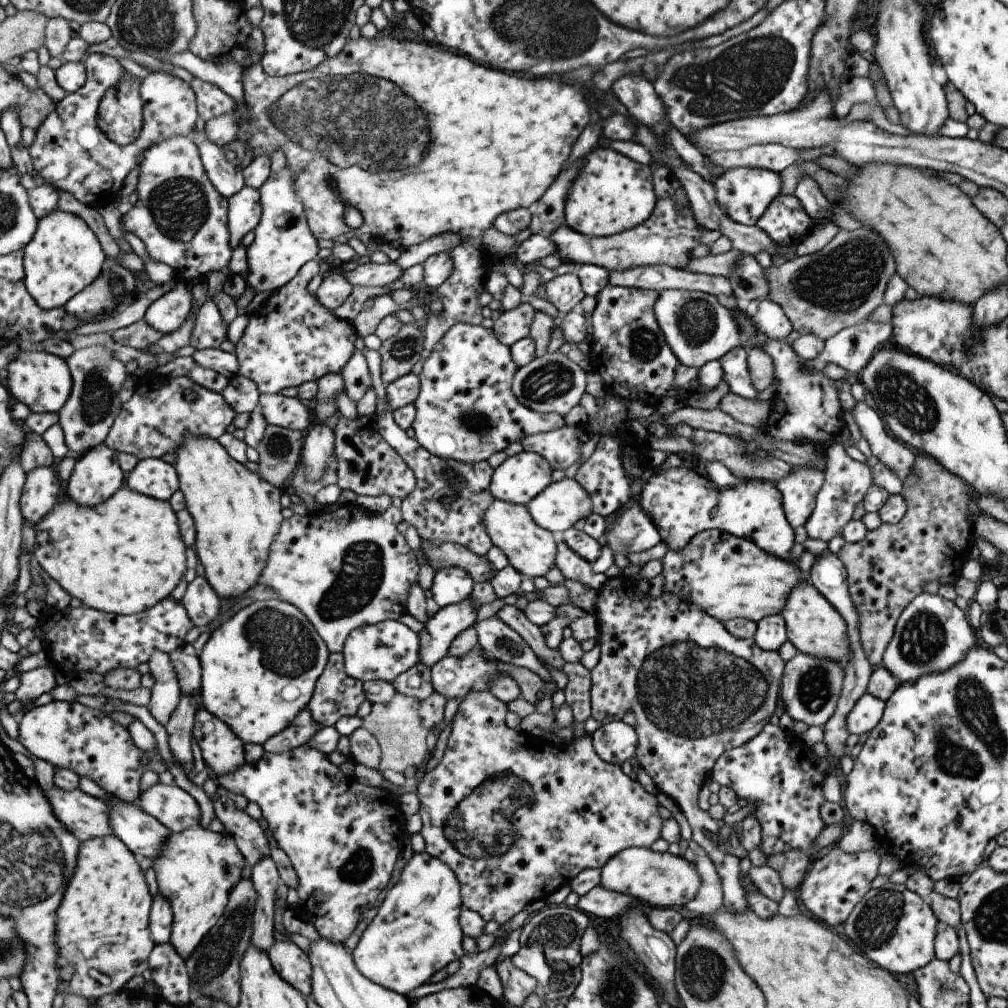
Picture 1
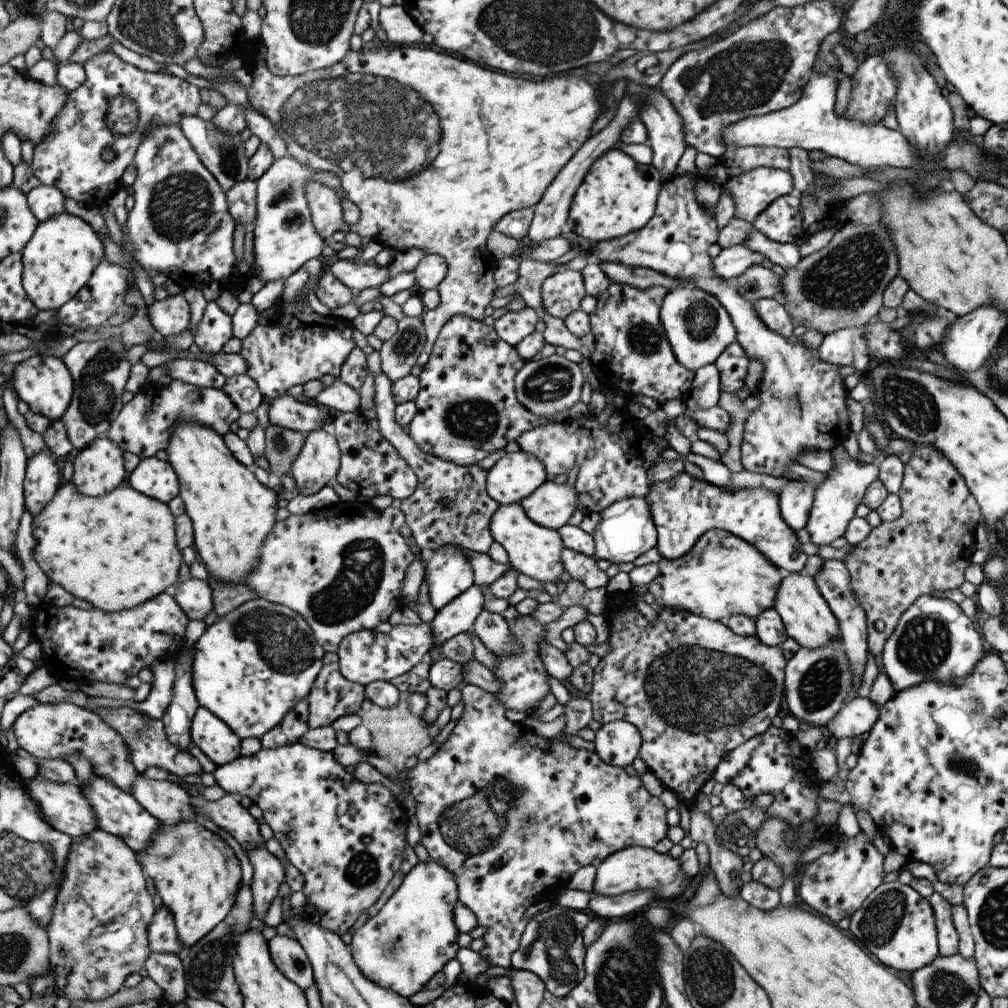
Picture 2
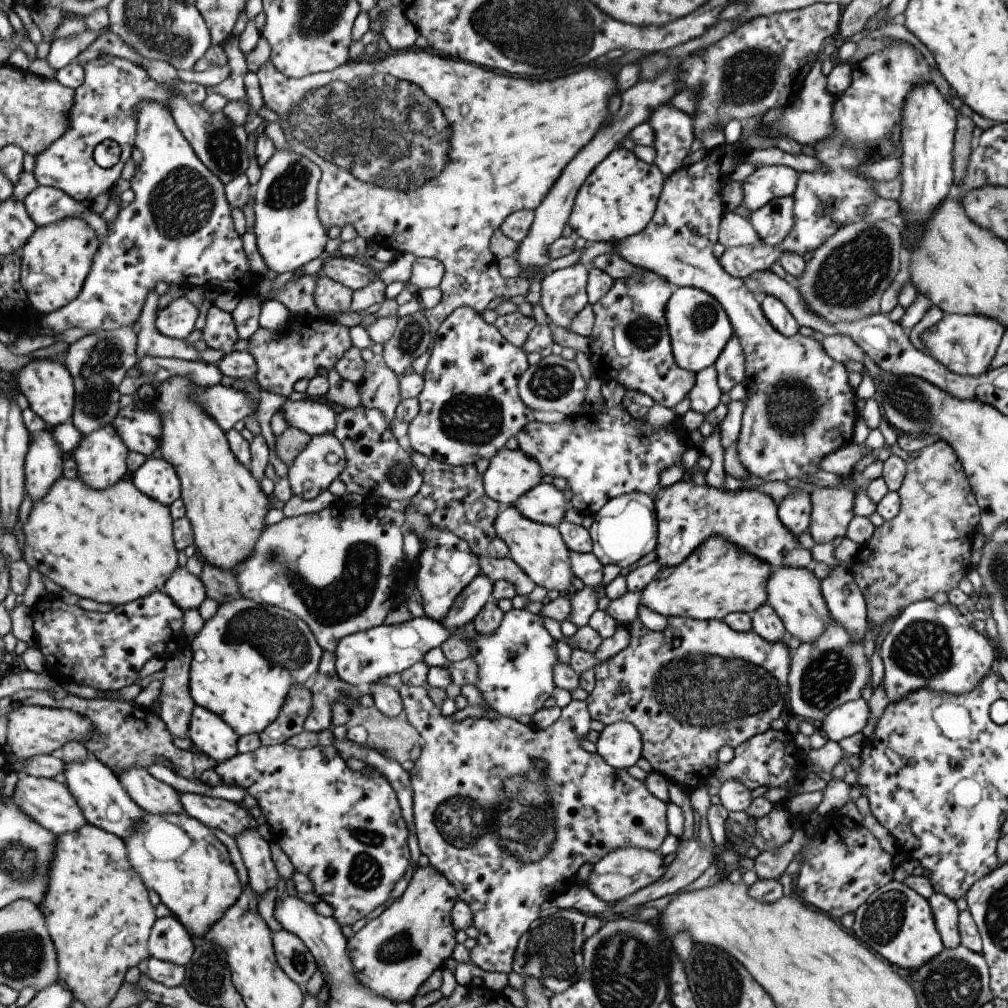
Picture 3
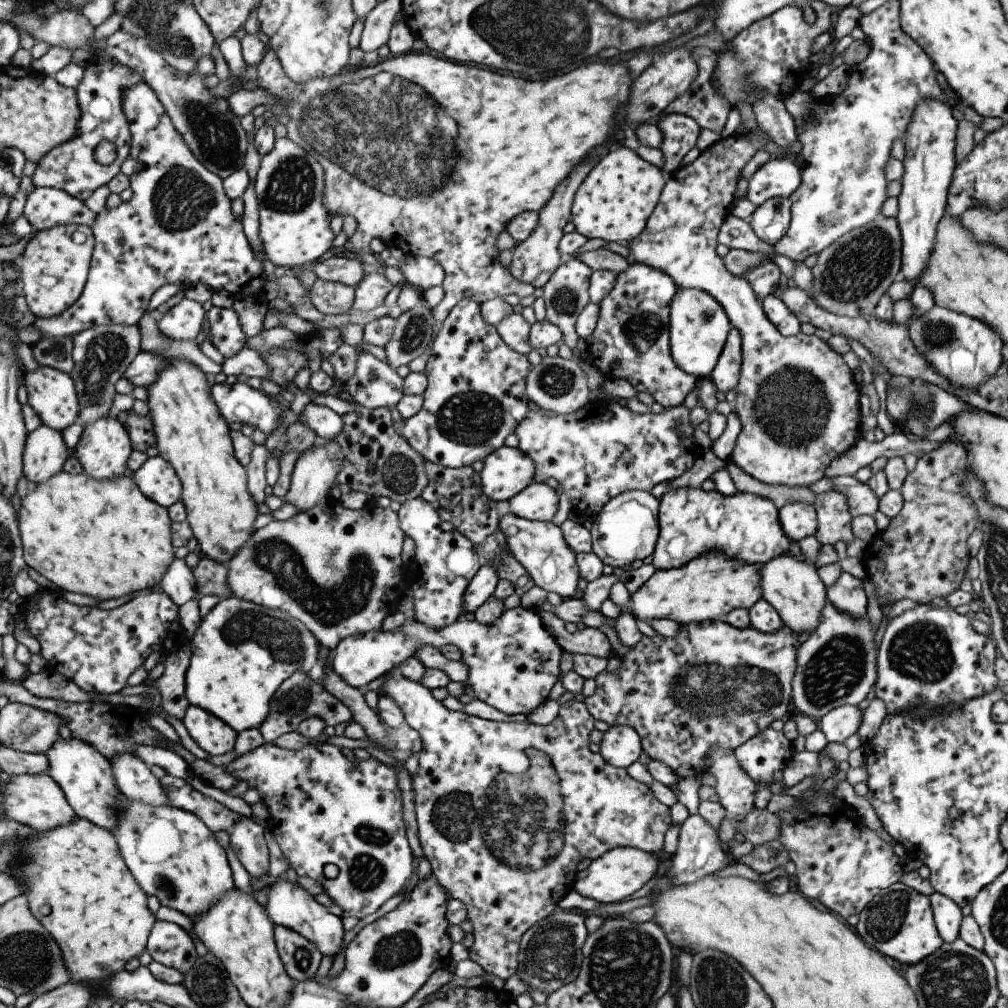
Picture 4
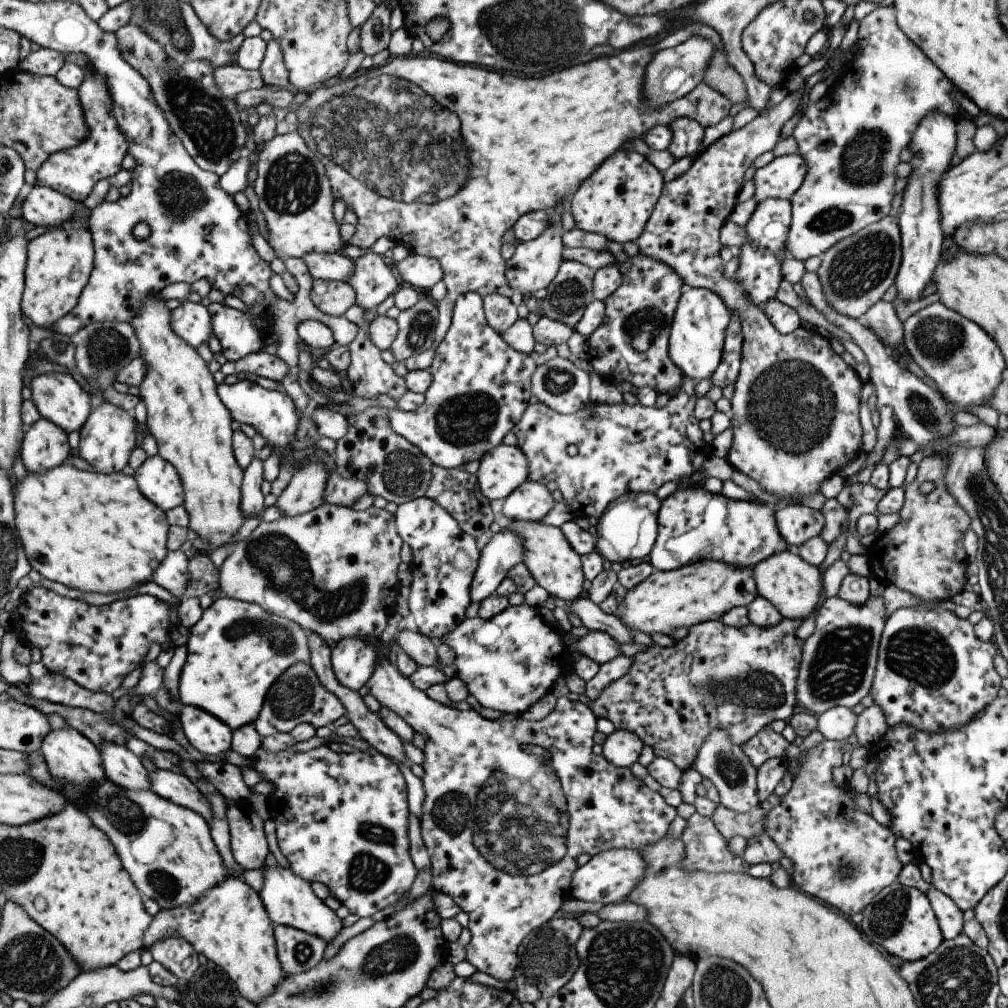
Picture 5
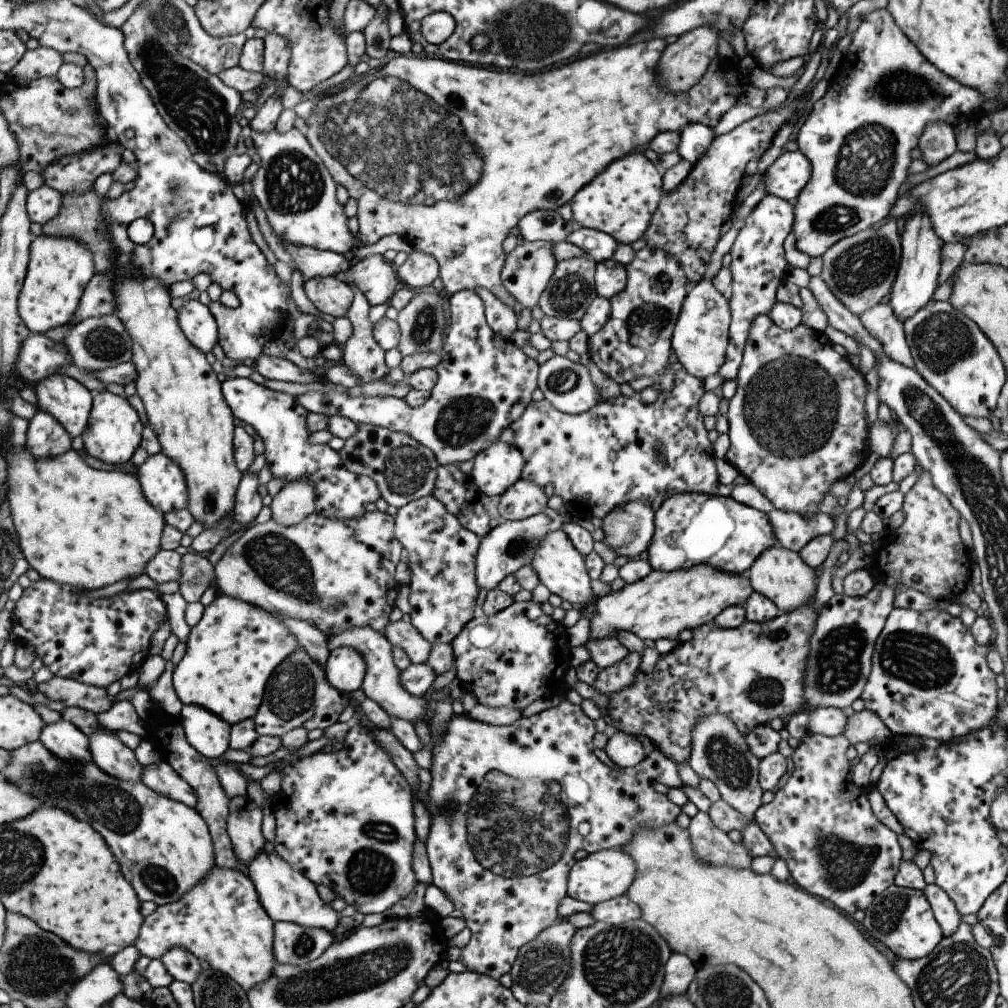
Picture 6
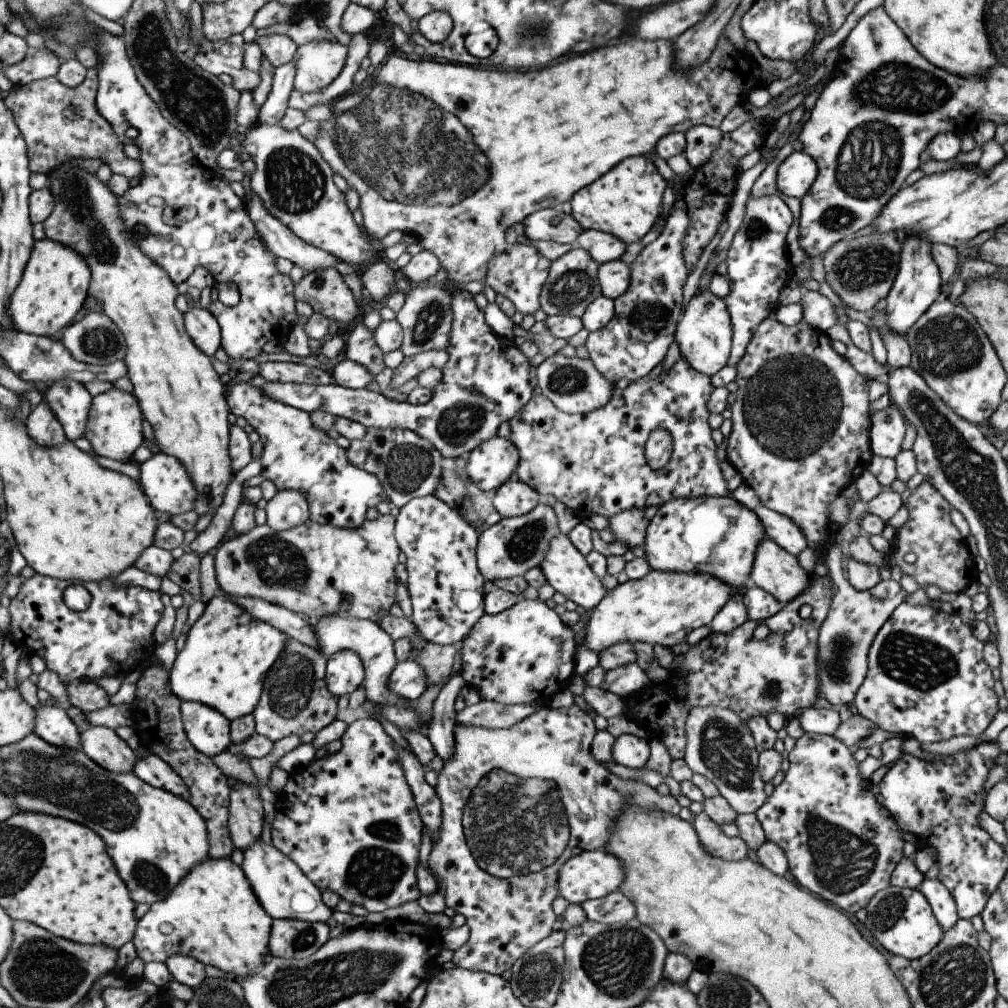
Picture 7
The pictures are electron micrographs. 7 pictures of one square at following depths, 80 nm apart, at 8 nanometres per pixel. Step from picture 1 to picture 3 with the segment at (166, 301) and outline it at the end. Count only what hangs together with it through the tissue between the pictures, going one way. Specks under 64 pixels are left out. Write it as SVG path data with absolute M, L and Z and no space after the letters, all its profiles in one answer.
M184 296L175 298L158 311L157 328L172 339L184 340L195 324L198 312Z

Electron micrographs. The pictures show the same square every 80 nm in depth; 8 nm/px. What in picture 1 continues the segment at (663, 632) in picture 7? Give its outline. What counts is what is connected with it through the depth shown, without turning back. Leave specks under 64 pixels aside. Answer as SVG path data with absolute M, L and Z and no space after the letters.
M715 529L694 534L682 549L669 549L661 562L662 592L682 594L720 623L734 618L756 623L766 616L779 615L793 587L803 580L791 561L768 555L750 540Z

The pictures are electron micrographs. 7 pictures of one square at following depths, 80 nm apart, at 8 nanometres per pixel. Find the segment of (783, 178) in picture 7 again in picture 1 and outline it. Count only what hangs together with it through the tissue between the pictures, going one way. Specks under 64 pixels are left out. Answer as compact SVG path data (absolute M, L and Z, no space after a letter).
M735 167L724 170L712 177L709 182L721 213L725 213L733 222L742 225L755 225L756 220L765 212L769 203L780 194L778 173L760 168Z

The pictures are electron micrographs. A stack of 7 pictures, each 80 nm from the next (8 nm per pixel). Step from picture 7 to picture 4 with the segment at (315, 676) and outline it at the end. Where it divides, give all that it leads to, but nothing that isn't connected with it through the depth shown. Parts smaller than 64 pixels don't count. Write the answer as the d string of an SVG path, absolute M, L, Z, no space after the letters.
M296 670L278 686L269 703L268 715L257 729L263 743L272 743L278 736L296 730L297 725L310 716L318 716L326 722L326 726L345 724L351 721L350 710L332 694L329 694L318 682L313 682L302 670Z

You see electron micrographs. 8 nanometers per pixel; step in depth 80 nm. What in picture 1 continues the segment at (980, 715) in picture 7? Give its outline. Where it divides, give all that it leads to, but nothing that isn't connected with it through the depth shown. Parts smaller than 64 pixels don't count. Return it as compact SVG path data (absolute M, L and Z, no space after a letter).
M918 594L899 613L894 625L891 640L882 654L881 665L897 679L897 686L917 680L921 675L943 672L979 641L965 614L952 601L936 594Z

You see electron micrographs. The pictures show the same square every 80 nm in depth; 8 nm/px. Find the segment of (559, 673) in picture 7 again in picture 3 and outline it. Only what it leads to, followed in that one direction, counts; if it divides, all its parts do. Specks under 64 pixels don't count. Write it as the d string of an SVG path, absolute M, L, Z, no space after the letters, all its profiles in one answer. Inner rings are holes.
M509 609L501 619L497 630L491 635L479 635L475 643L465 639L470 656L477 663L478 678L475 686L481 691L481 700L498 715L517 719L521 714L530 716L543 706L543 702L552 696L554 682L552 666L556 658L556 642L544 627L543 618L524 609ZM413 617L410 621L396 625L377 625L366 631L359 631L344 636L335 647L334 650L334 667L337 676L350 685L371 684L380 681L381 678L389 676L389 674L399 674L412 664L422 660L423 655L433 647L440 647L444 640L455 635L461 636L463 629L457 631L448 631L436 621L427 617Z

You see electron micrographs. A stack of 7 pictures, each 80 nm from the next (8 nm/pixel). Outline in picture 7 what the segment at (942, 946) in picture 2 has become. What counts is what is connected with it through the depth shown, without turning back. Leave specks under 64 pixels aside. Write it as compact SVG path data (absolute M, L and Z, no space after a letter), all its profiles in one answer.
M923 879L916 888L928 902L929 908L943 931L953 928L958 916L956 906L947 889L937 879Z

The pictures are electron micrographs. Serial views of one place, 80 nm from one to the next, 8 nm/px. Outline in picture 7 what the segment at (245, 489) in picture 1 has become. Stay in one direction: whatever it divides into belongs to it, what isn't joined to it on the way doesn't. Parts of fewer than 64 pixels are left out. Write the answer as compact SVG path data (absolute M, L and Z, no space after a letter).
M70 159L69 161L66 161L48 176L48 186L55 195L57 202L53 214L51 214L45 222L42 222L44 237L49 240L60 242L61 244L69 245L81 252L83 256L89 256L89 264L93 264L92 284L89 289L89 295L97 296L99 300L105 300L105 314L107 314L109 318L113 318L113 320L117 322L117 326L119 326L119 328L125 332L125 336L127 336L127 358L125 358L125 362L129 364L128 378L133 380L133 393L140 402L140 407L144 412L145 419L151 424L154 430L155 442L159 446L161 452L176 457L176 459L184 465L189 474L191 474L192 483L195 485L196 489L195 502L192 504L192 510L195 511L195 514L198 517L201 516L201 514L210 514L213 516L214 512L222 503L224 492L234 475L232 474L232 468L230 467L230 458L227 456L227 428L229 428L230 424L227 422L228 406L225 406L225 400L223 400L223 386L221 386L221 382L219 382L219 376L215 374L215 369L212 367L212 362L209 361L209 357L195 348L192 339L187 336L185 330L183 330L184 316L179 314L179 310L177 310L175 304L173 304L173 300L175 300L175 296L177 296L176 286L167 276L165 269L138 247L138 241L137 246L133 246L135 242L131 242L131 240L127 238L127 234L125 234L125 224L123 224L123 220L121 220L119 197L115 196L115 194L109 190L107 183L103 184L96 175L92 175L85 169L73 167L72 164L74 163L74 160L75 159Z

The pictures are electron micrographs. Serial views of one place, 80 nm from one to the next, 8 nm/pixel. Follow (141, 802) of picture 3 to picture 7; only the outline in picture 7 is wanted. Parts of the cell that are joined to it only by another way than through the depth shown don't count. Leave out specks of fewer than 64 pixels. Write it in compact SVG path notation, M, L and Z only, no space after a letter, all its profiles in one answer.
M92 726L81 738L83 750L103 768L116 773L134 772L138 756L116 730Z

